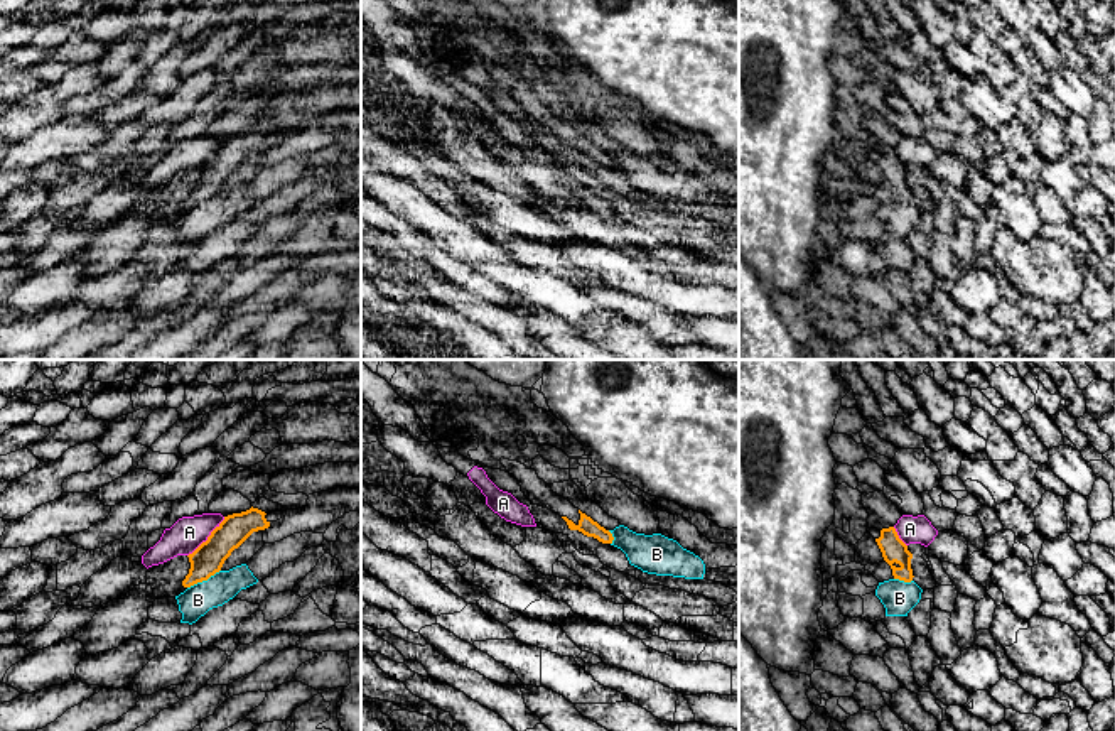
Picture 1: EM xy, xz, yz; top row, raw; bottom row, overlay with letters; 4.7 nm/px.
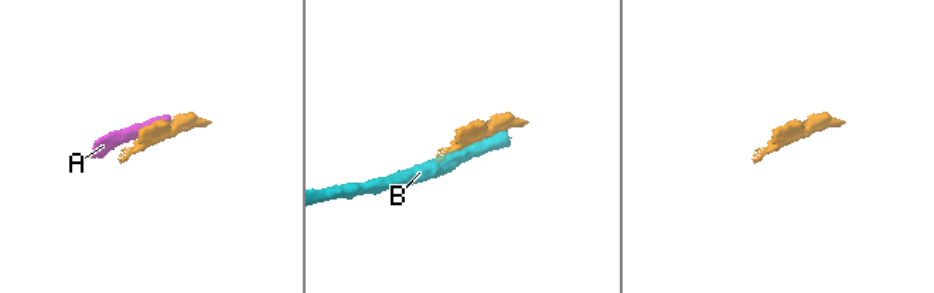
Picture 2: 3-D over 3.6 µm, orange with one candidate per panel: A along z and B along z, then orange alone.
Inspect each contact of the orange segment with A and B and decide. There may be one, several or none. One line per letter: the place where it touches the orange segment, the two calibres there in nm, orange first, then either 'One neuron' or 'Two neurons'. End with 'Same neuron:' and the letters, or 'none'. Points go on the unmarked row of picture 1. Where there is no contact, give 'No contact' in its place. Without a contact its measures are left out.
A: Touches orange at xy (208, 159). Thickness 150 nm (orange) against 160 nm. Two neurons
B: Touches orange at xy (203, 201). Thickness 150 nm (orange) against 150 nm. Two neurons
Same neuron: none

